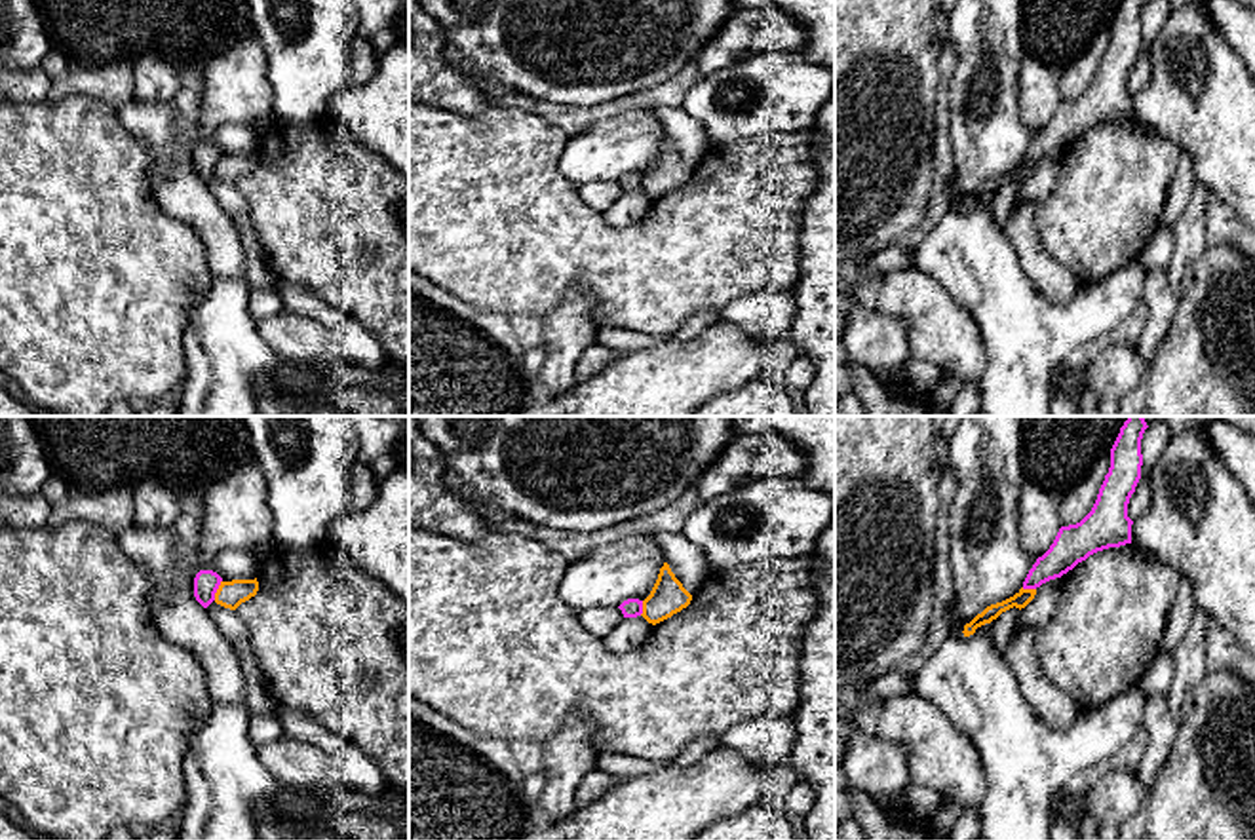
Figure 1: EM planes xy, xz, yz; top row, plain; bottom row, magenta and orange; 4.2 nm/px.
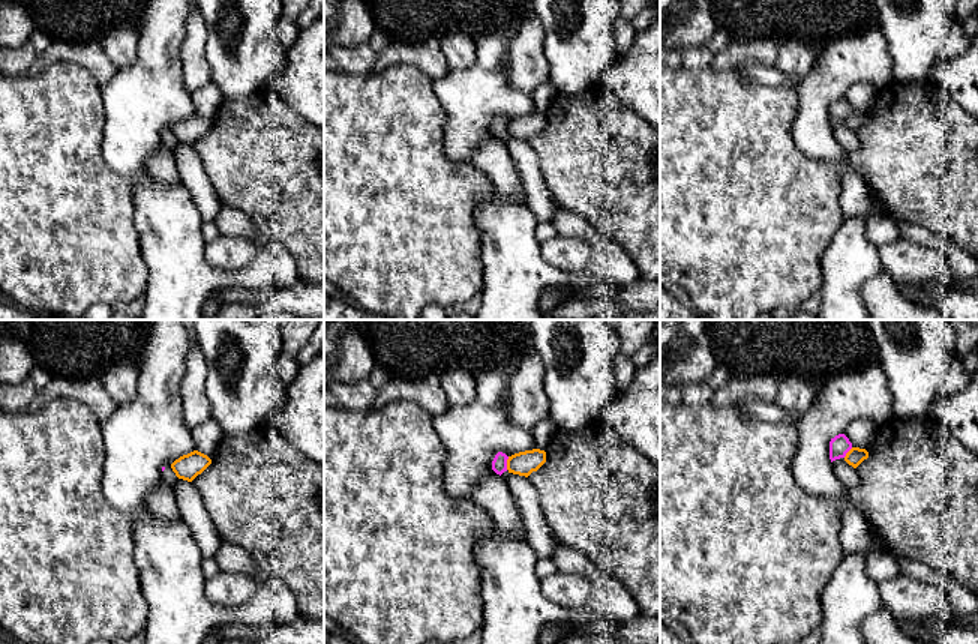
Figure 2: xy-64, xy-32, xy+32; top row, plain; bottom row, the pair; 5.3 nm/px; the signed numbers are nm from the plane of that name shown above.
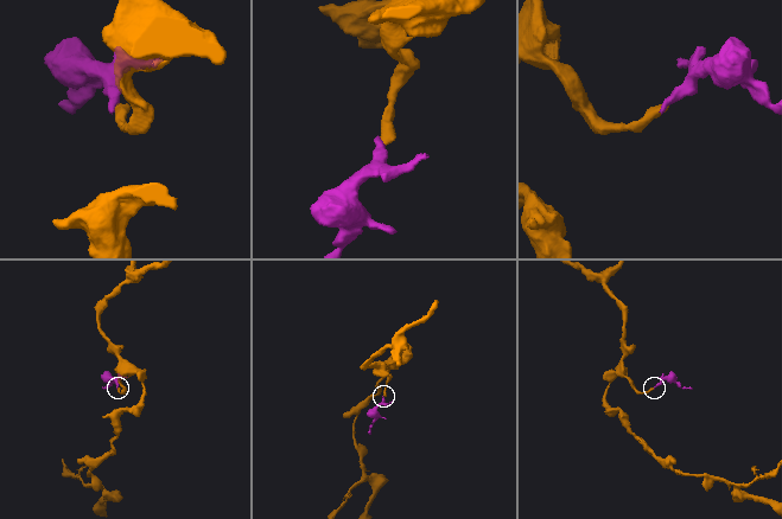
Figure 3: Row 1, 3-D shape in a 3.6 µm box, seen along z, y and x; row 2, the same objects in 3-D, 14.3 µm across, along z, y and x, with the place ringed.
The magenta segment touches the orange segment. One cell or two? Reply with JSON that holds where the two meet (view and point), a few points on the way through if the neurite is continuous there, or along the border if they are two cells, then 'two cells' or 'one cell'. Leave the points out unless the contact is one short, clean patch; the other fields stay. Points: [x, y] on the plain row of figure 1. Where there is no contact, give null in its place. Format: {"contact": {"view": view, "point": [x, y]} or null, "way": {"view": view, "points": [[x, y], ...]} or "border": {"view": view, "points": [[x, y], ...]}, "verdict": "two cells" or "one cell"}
{"contact": {"view": "xy", "point": [217, 162]}, "border": {"view": "xy", "points": [[221, 154], [213, 173]]}, "verdict": "two cells"}

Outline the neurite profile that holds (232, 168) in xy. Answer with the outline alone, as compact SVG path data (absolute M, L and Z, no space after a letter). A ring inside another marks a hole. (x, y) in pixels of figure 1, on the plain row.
M232 154L232 156L221 156L217 167L215 167L215 177L236 184L241 177L249 175L255 171L259 165L259 156L255 154Z

